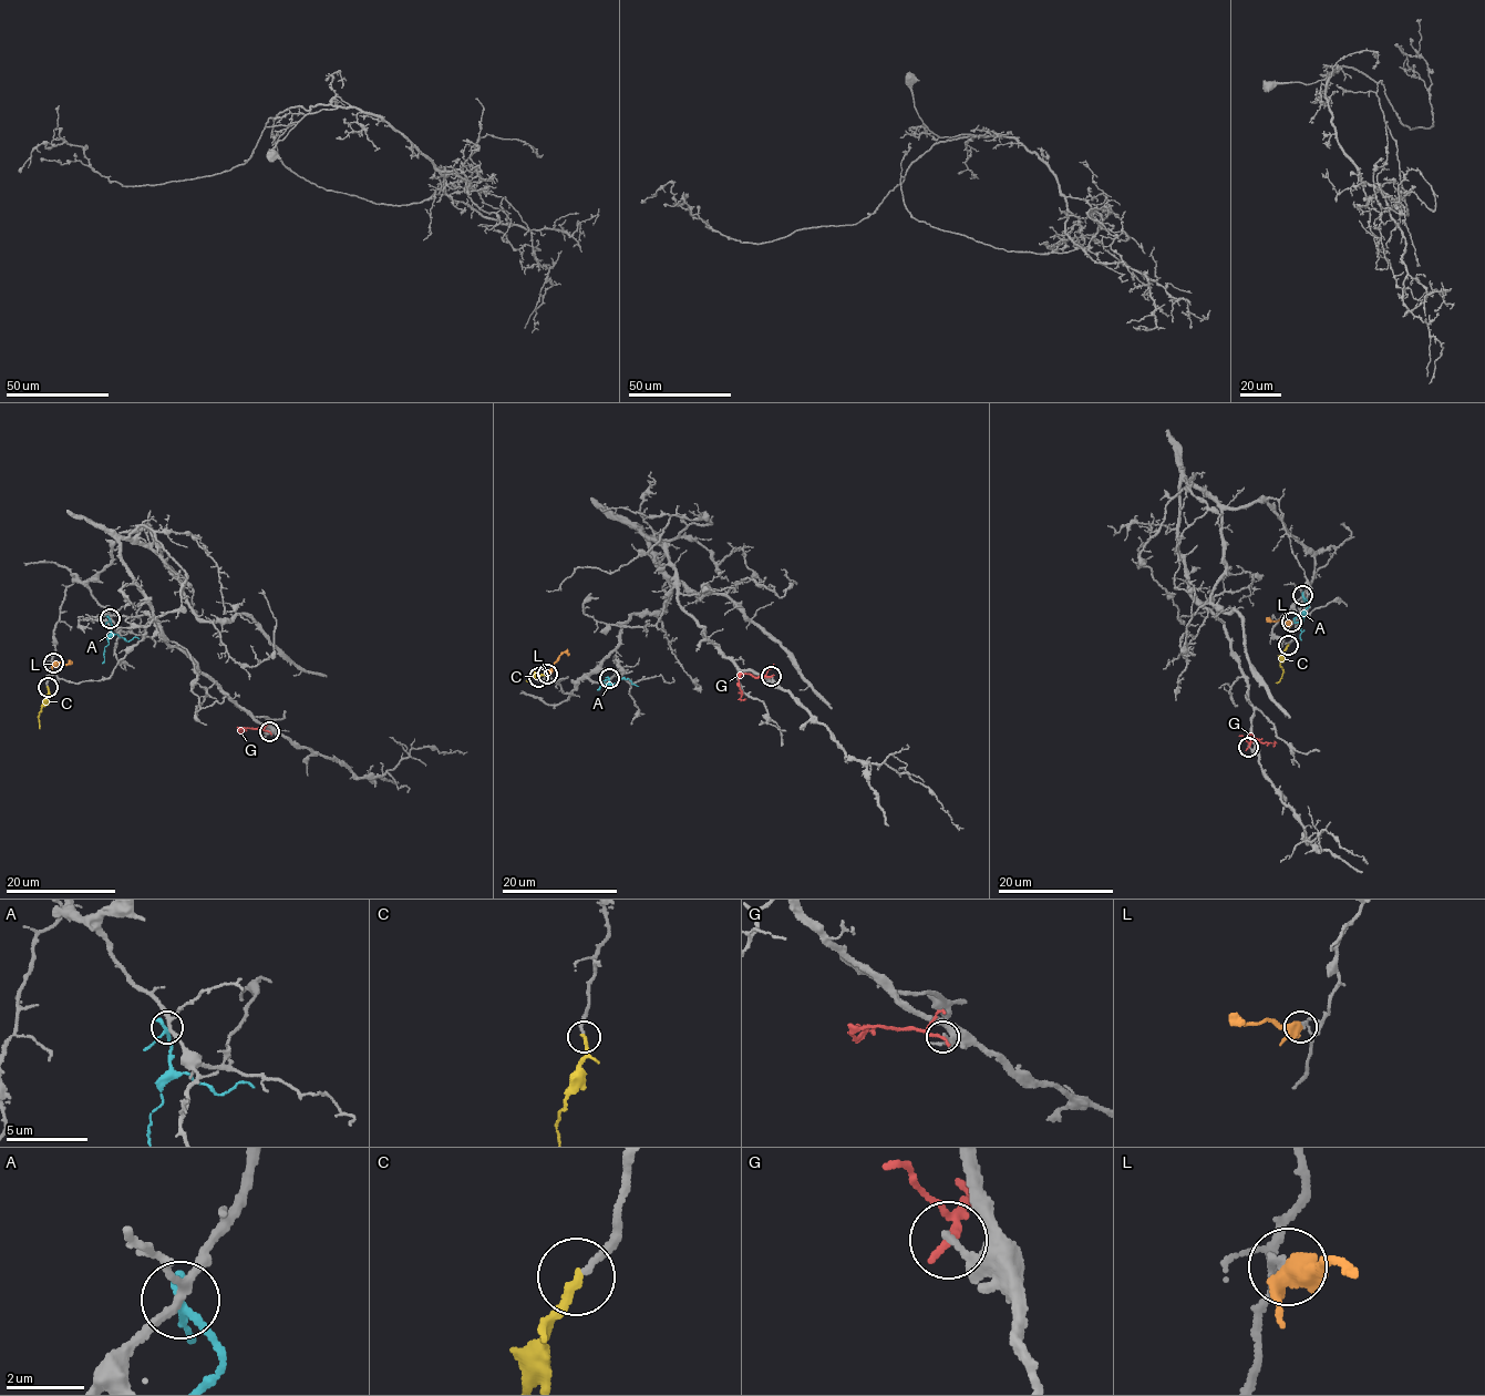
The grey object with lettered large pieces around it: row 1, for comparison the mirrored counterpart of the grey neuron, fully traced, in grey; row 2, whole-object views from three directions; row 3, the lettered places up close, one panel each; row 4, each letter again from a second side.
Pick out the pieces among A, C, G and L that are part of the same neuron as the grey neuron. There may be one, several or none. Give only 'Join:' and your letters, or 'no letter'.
Join: C

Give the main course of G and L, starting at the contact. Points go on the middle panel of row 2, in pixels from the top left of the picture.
G: (771, 676), (742, 675), (739, 686), (743, 699), (746, 698)
L: (547, 675), (561, 654), (569, 655)

